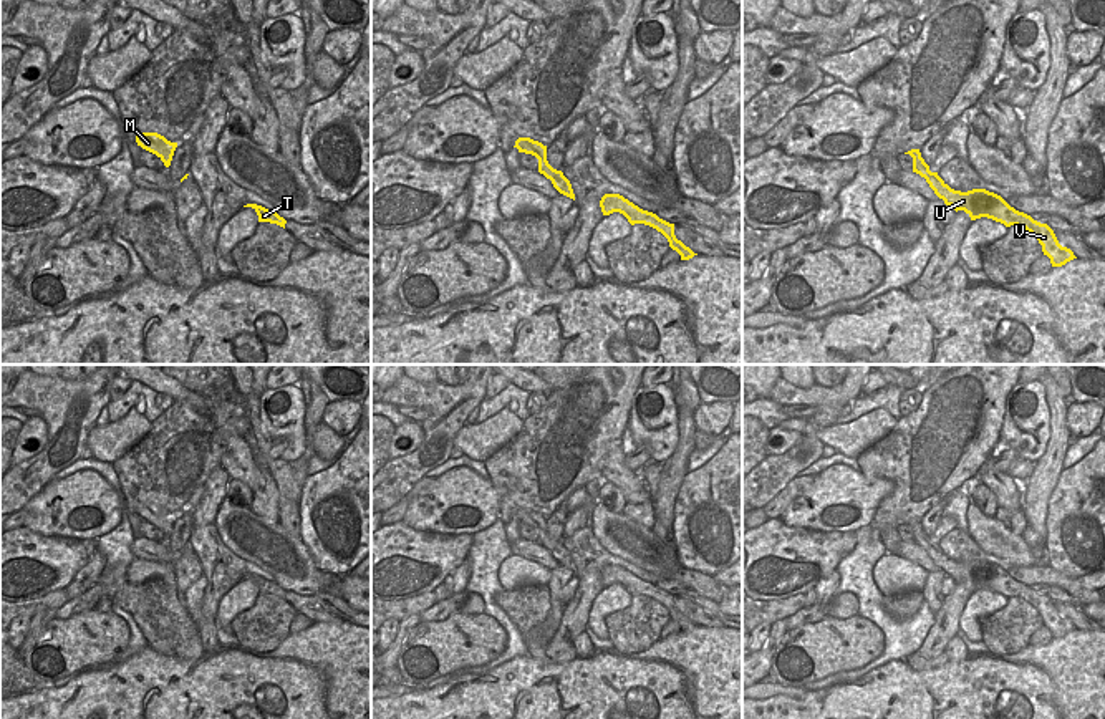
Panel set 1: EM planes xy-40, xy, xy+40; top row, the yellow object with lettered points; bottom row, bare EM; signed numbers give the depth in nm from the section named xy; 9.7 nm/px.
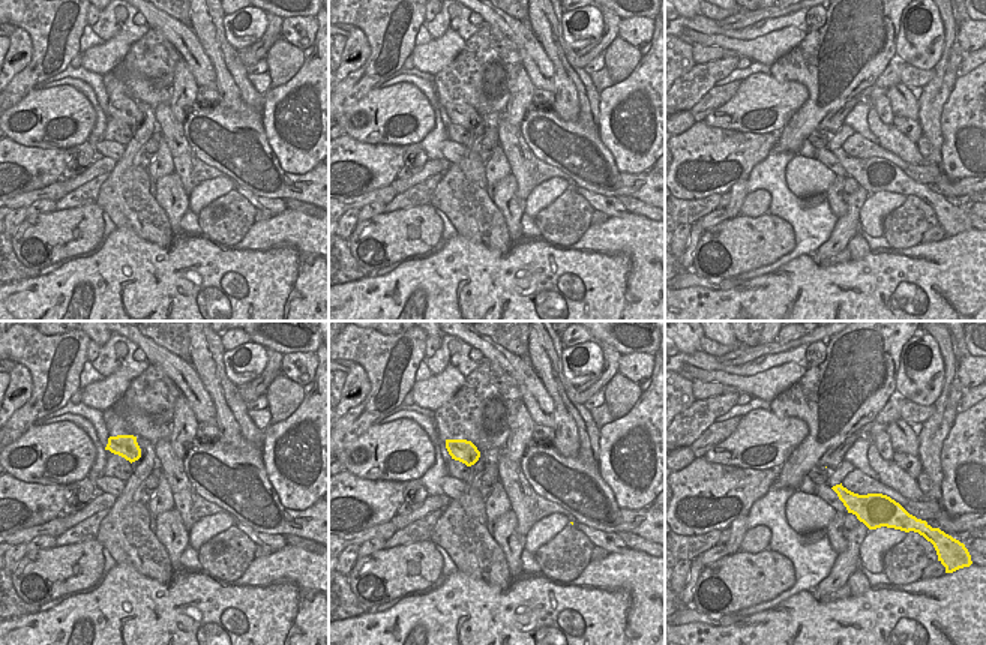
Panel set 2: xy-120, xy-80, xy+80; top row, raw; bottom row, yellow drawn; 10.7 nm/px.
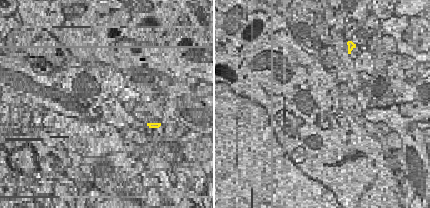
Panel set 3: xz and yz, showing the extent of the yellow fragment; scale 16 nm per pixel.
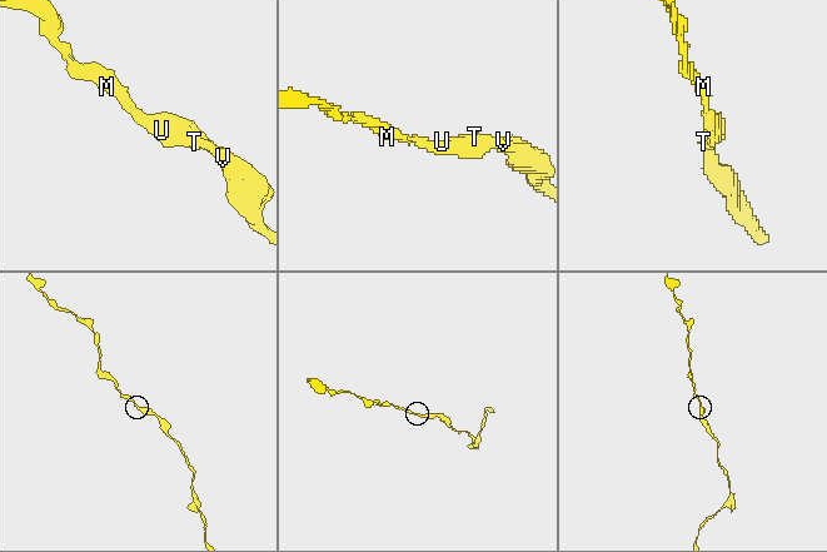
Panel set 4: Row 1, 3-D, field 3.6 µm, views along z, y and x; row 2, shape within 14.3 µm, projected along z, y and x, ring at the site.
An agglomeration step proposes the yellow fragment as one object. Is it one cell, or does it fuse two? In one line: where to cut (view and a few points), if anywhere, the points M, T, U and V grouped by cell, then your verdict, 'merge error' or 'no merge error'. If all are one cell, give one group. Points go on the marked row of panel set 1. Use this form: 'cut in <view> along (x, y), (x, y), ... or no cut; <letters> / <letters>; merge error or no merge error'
no cut; M T U V; no merge error

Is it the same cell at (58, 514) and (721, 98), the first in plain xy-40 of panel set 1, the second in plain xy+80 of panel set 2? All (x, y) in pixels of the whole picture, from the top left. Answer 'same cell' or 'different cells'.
different cells

